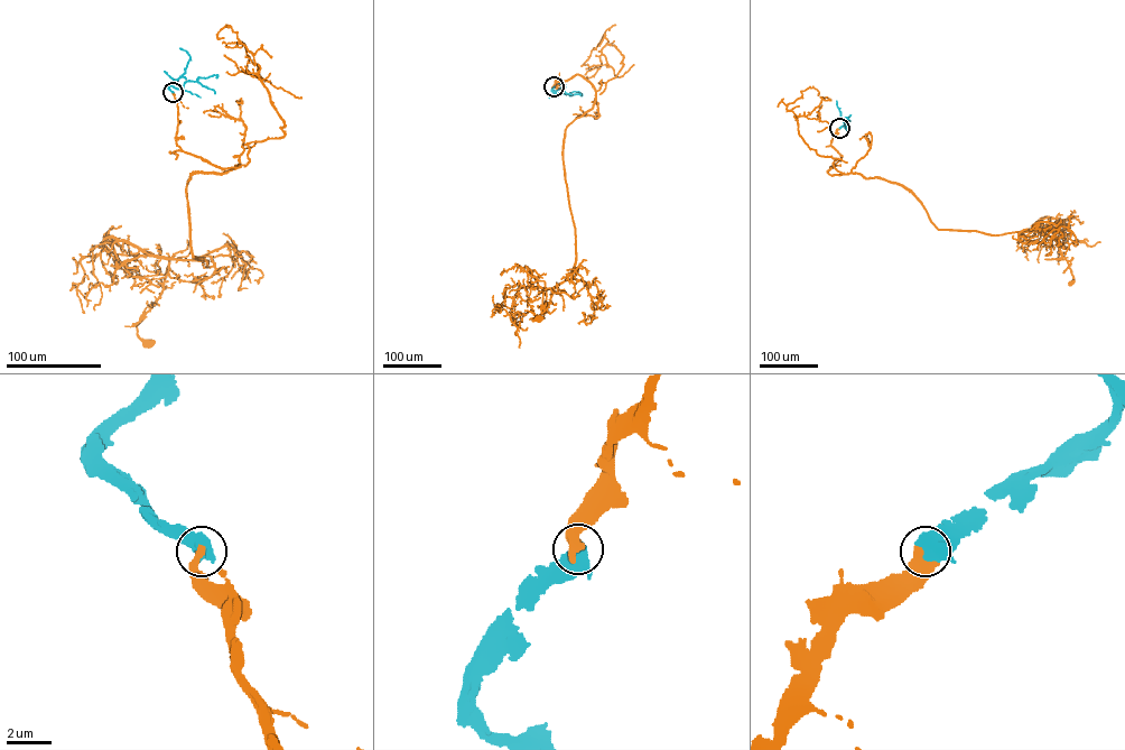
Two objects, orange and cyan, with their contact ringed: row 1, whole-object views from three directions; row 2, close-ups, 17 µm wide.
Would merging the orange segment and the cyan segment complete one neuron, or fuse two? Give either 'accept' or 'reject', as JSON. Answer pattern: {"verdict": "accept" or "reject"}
{"verdict": "accept"}

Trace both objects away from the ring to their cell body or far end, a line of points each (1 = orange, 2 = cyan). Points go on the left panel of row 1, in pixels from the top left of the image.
1: (173, 92), (177, 146), (240, 165), (187, 181), (191, 251), (207, 266), (169, 259), (137, 325), (147, 344)
2: (173, 92), (168, 89), (170, 85), (180, 89), (186, 82), (195, 81), (198, 77), (216, 77)

